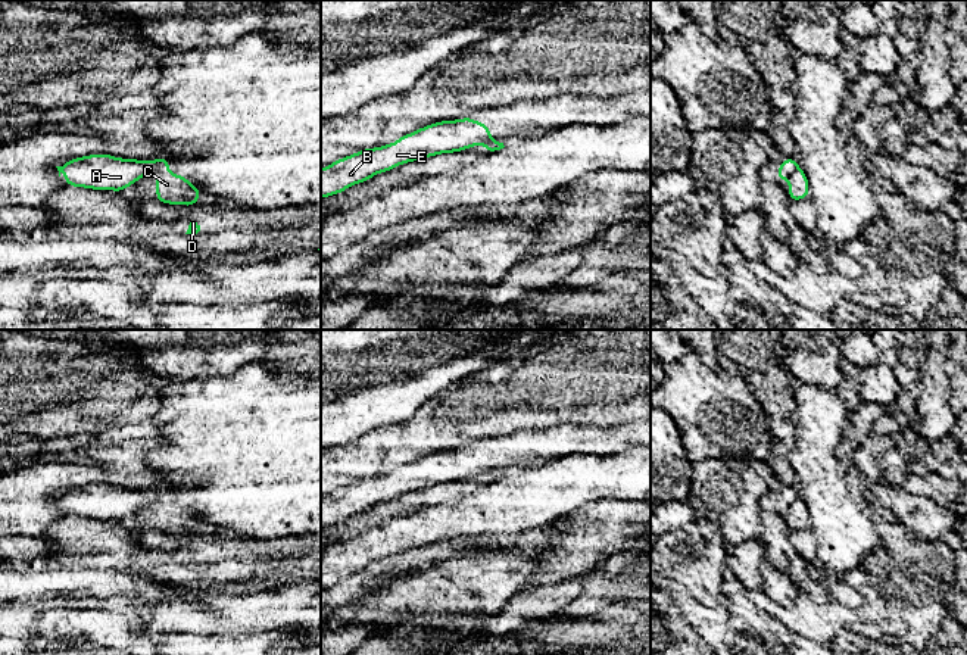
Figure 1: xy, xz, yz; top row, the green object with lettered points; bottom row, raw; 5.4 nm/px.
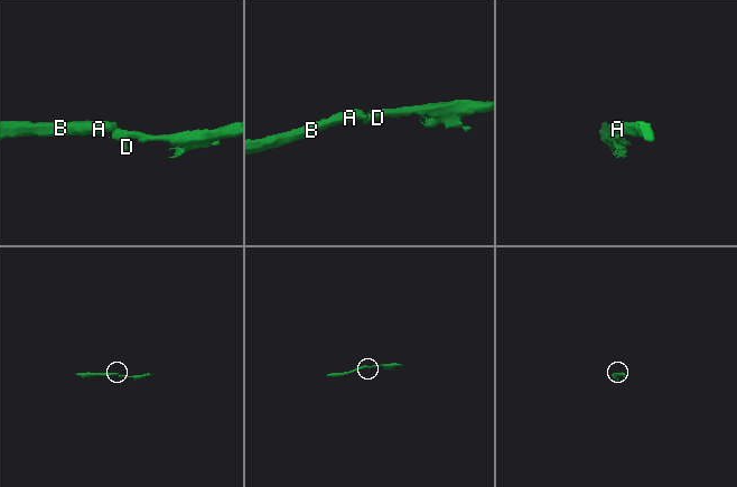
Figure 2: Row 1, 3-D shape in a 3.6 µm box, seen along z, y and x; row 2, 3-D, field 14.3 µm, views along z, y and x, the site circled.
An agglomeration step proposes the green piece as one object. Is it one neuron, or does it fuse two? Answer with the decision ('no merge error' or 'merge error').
merge error

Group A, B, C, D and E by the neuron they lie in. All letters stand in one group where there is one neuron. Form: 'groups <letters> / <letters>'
groups A B E / C D

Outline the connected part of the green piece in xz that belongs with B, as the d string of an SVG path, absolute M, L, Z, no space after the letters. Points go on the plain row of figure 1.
M470 446L440 450L399 467L383 477L362 478L321 499L321 528L339 524L350 515L368 511L402 493L425 489L440 483L464 481L468 477L493 471L490 456Z

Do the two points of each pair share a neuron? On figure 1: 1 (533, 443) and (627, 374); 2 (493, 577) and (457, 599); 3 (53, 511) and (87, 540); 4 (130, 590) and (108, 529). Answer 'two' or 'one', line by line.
1: two
2: one
3: two
4: two

